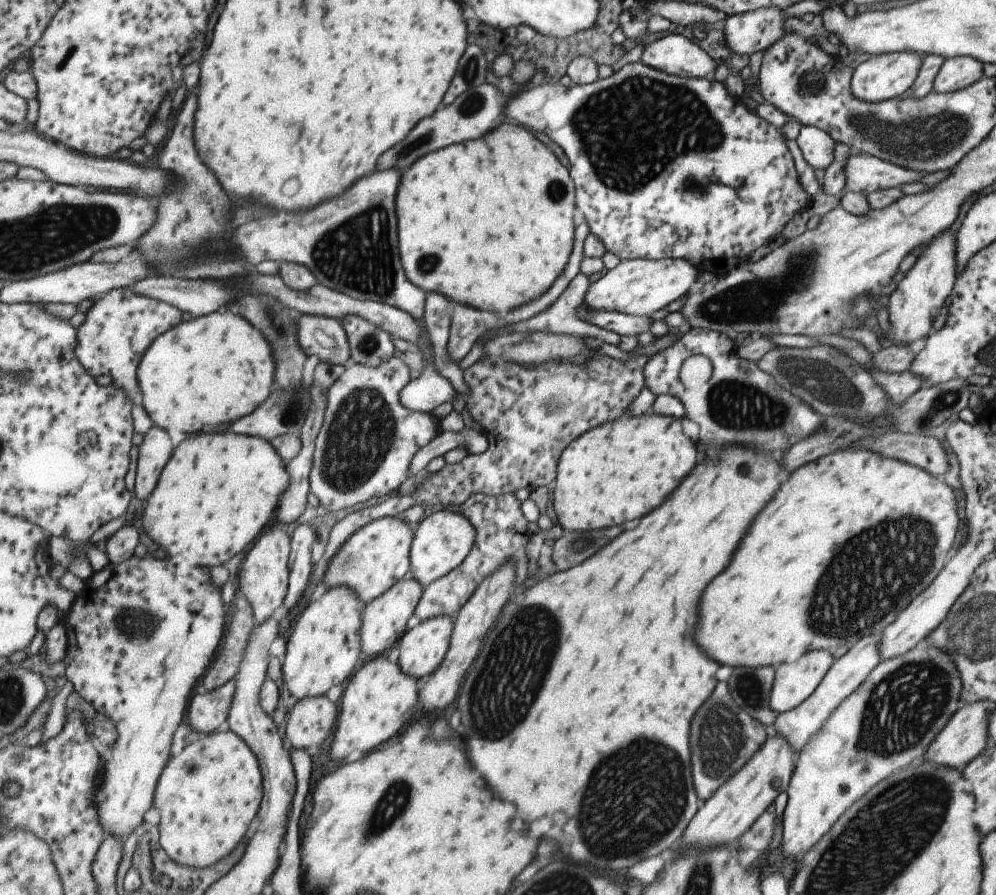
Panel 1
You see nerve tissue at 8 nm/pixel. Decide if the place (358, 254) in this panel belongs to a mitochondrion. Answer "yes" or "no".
yes

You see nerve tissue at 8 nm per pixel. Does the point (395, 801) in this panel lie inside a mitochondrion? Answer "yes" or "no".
yes

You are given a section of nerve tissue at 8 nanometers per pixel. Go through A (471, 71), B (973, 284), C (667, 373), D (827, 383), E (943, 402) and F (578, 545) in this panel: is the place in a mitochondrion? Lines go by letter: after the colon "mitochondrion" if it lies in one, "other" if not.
A: mitochondrion
B: other
C: other
D: mitochondrion
E: mitochondrion
F: mitochondrion

